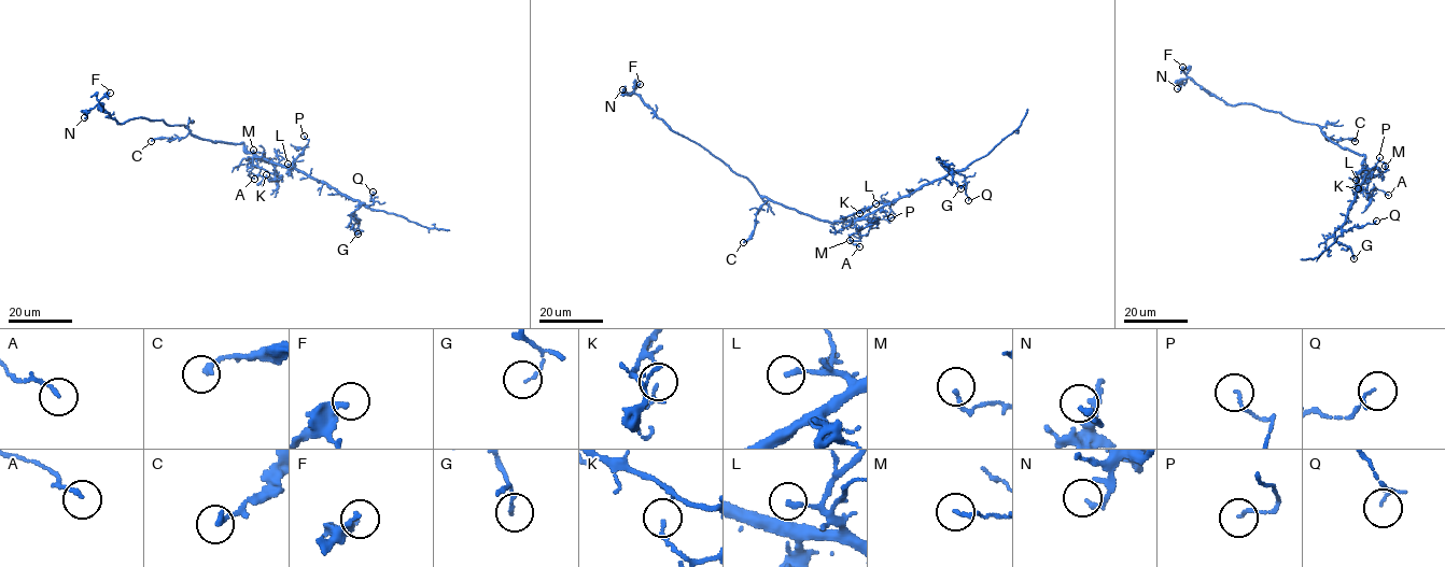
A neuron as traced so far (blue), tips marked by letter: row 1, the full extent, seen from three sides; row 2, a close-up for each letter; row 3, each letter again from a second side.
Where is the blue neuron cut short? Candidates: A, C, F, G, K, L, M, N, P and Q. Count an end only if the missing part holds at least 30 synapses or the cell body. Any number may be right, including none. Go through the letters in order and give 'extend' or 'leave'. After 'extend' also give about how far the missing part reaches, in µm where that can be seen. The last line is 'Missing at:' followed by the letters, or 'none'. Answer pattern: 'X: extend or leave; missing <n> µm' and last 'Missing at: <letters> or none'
A: leave
C: leave
F: leave
G: leave
K: leave
L: leave
M: leave
N: leave
P: leave
Q: leave
Missing at: none

